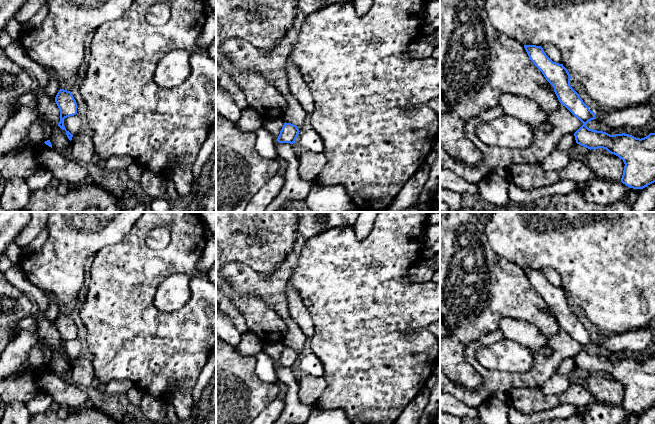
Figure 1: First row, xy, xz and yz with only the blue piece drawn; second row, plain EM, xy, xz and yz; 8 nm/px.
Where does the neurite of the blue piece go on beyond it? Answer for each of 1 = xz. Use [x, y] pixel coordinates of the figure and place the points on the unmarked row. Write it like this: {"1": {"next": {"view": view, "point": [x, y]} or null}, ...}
{"1": {"next": null}}

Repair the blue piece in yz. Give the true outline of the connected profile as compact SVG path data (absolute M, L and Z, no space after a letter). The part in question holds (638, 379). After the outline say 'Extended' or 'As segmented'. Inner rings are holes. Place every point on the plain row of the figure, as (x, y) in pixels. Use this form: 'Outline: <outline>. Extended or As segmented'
Outline: M524 269L534 289L553 310L561 327L583 349L574 357L576 367L588 373L606 373L623 384L625 390L621 406L633 413L643 413L655 406L655 357L644 362L629 358L610 359L603 355L589 353L586 348L596 343L595 337L583 326L571 311L571 300L563 290L553 286L541 270Z. As segmented

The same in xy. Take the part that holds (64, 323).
Outline: M60 313L55 321L55 326L60 335L60 346L58 350L66 355L68 363L71 365L73 359L66 354L64 350L64 343L77 338L77 327L70 315Z. As segmented

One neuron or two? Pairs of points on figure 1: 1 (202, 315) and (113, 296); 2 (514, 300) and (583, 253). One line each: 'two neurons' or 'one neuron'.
1: one neuron
2: two neurons

